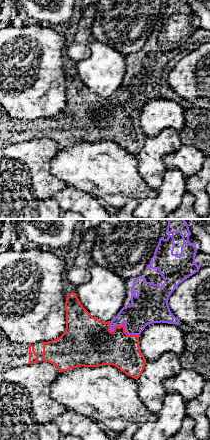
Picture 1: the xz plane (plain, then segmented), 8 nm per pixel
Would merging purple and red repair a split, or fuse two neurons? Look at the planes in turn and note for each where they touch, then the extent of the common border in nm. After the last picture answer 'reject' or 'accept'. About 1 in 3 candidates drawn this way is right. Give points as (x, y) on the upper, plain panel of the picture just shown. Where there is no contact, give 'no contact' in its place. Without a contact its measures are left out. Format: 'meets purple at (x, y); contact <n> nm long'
meets purple at (125, 100); contact 260 nm long

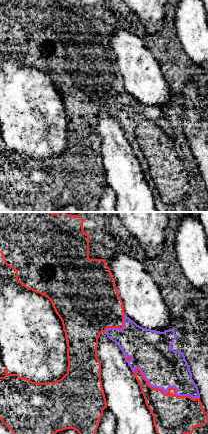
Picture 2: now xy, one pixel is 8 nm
meets purple at (167, 168); contact 600 nm long

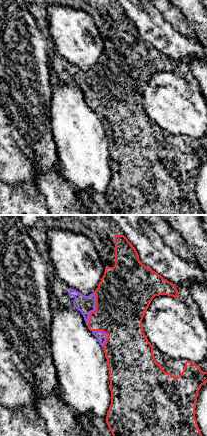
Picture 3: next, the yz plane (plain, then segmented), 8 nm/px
meets purple at (95, 85); contact 280 nm long

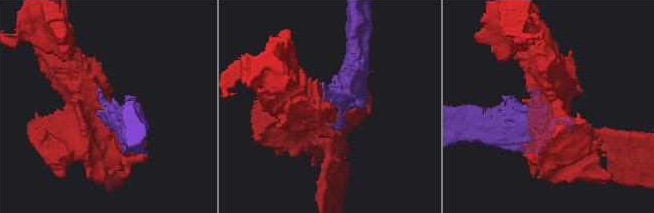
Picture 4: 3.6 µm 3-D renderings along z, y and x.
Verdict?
accept

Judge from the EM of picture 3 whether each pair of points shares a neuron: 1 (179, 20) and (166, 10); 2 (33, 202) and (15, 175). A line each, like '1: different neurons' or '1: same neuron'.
1: same neuron
2: different neurons

